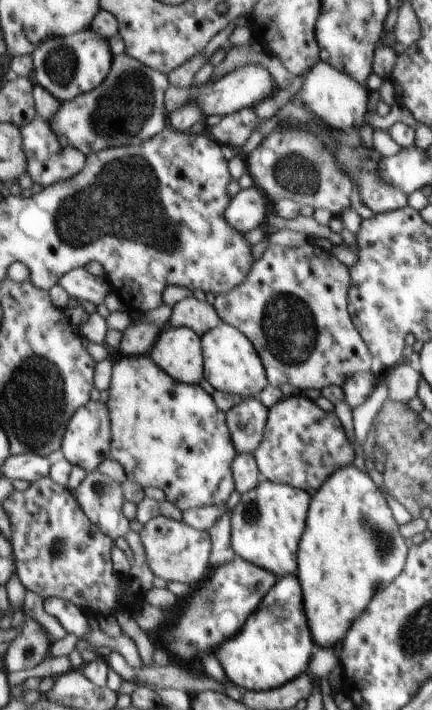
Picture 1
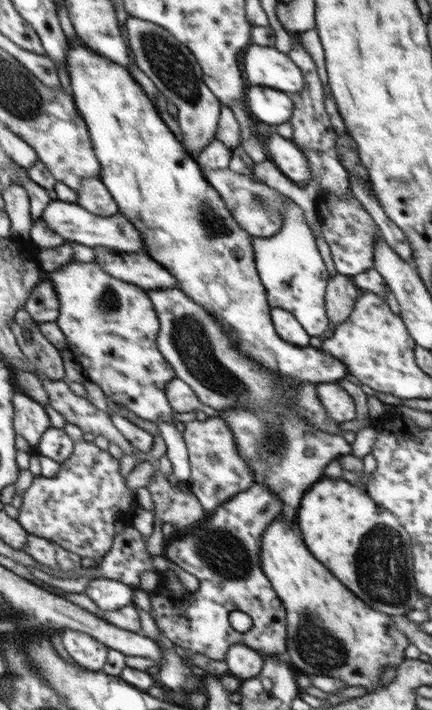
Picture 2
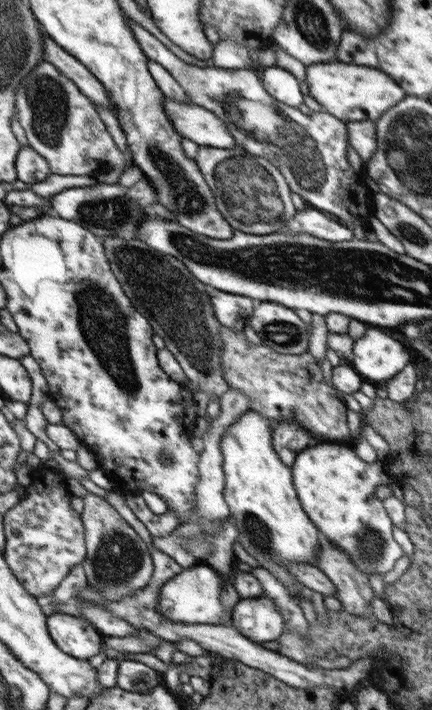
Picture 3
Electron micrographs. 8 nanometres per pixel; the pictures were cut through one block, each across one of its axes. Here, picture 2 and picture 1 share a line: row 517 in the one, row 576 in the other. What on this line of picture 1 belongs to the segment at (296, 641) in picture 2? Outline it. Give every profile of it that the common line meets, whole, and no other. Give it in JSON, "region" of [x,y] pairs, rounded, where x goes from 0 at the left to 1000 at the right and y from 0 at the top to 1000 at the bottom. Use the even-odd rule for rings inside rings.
{"region":[[[604,675],[593,687],[558,697],[556,707],[530,724],[544,780],[644,814],[685,808],[688,770],[706,744],[718,693]]]}

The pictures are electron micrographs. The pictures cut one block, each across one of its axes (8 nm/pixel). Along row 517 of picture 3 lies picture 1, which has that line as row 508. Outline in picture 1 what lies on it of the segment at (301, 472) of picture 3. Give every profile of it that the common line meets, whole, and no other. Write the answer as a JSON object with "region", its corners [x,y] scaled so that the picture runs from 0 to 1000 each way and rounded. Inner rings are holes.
{"region":[[[810,654],[750,676],[741,689],[720,697],[685,780],[685,811],[701,835],[704,861],[722,900],[738,911],[773,913],[787,899],[799,899],[817,875],[852,855],[866,831],[882,824],[903,824],[926,810],[942,789],[942,775],[924,739],[854,668]]]}

